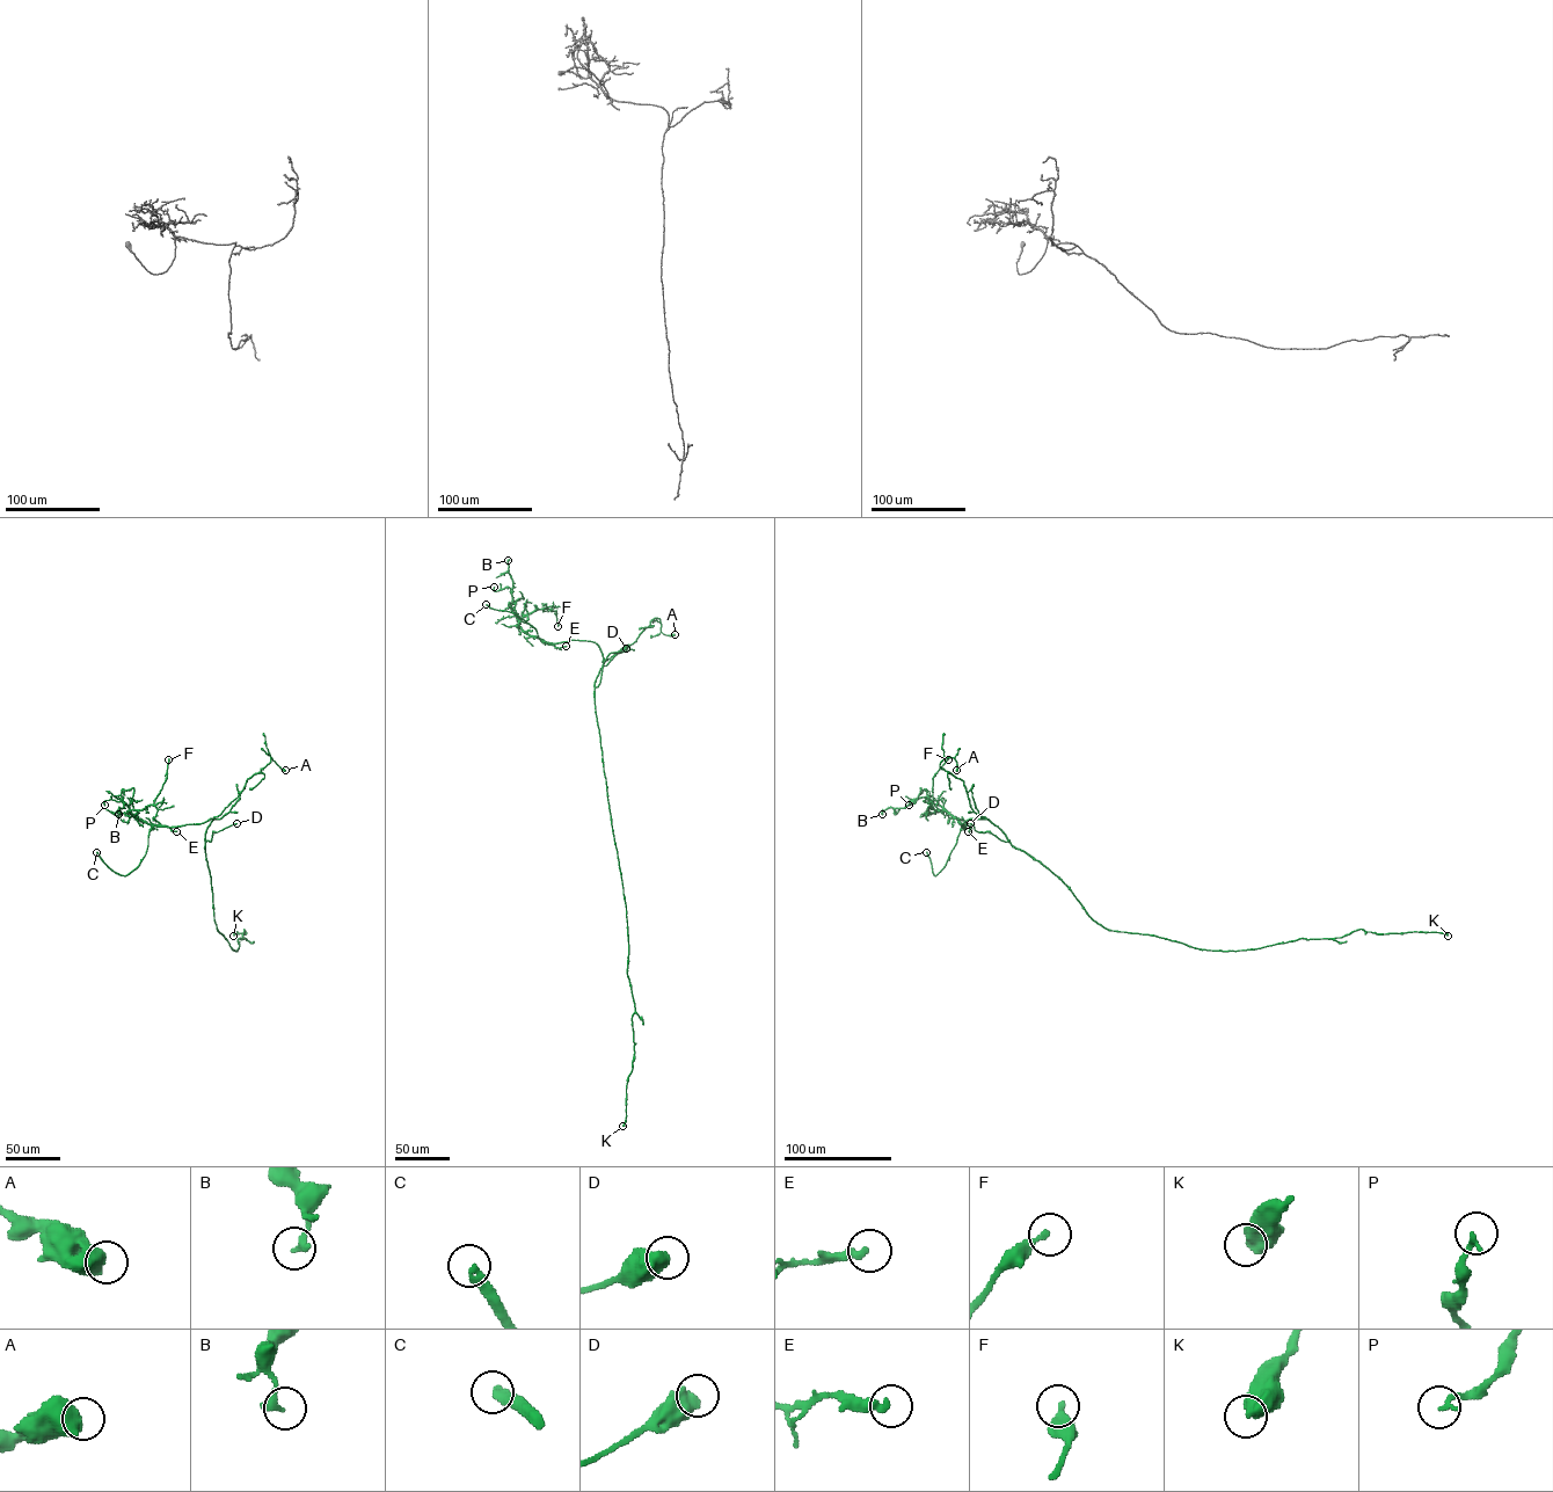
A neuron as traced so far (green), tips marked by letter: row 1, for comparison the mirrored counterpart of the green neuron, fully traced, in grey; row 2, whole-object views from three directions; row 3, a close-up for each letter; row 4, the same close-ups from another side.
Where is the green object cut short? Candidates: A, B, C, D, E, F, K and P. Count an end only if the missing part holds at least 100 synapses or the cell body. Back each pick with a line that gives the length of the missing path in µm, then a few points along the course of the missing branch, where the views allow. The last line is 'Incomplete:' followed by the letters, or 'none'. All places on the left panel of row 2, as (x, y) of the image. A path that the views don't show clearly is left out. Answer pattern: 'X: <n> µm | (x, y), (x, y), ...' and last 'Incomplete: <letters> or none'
C: 15 µm
Incomplete: C

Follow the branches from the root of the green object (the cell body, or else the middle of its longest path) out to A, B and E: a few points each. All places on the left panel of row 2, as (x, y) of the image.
A: (217, 926), (205, 850), (208, 828), (213, 820), (230, 810), (246, 780), (271, 757), (285, 770)
B: (217, 926), (205, 850), (205, 831), (213, 819), (176, 827), (153, 825), (131, 814), (123, 797), (118, 814)
E: (217, 926), (205, 850), (205, 831), (213, 819), (176, 827), (151, 825), (166, 825), (176, 831)

